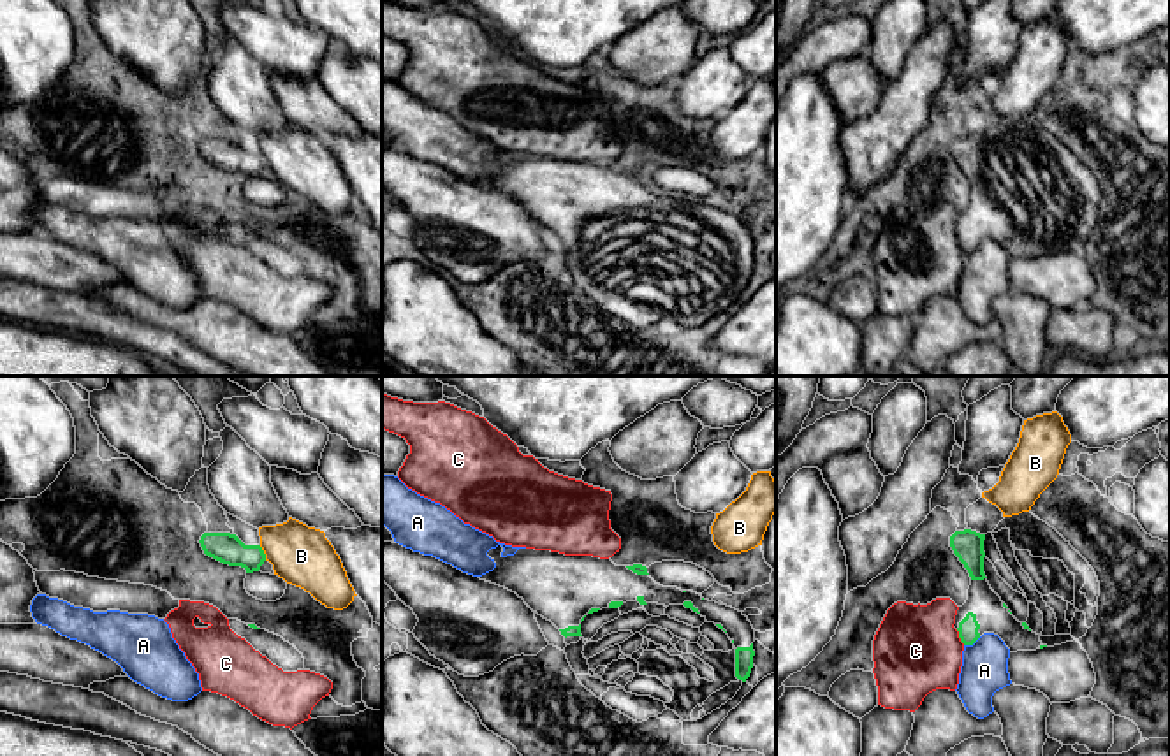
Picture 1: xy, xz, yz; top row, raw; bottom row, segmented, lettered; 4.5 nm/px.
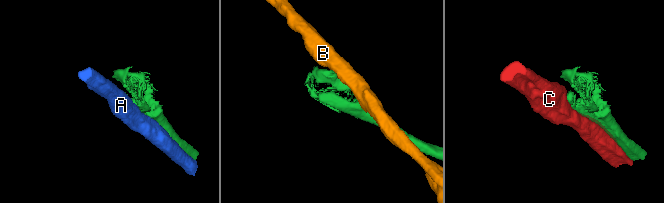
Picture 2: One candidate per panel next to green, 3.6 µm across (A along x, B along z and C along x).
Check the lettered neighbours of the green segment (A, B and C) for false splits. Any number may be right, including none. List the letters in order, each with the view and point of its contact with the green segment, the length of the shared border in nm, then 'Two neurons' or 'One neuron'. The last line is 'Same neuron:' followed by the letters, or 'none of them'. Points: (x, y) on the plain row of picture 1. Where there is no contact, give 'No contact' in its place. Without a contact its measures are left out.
A: Touches green at yz (972, 250). Shared border 90 nm. Two neurons
B: Touches green at xy (263, 159). Shared border 80 nm. Two neurons
C: Touches green at yz (959, 243). Shared border 80 nm. Two neurons
Same neuron: none of them

